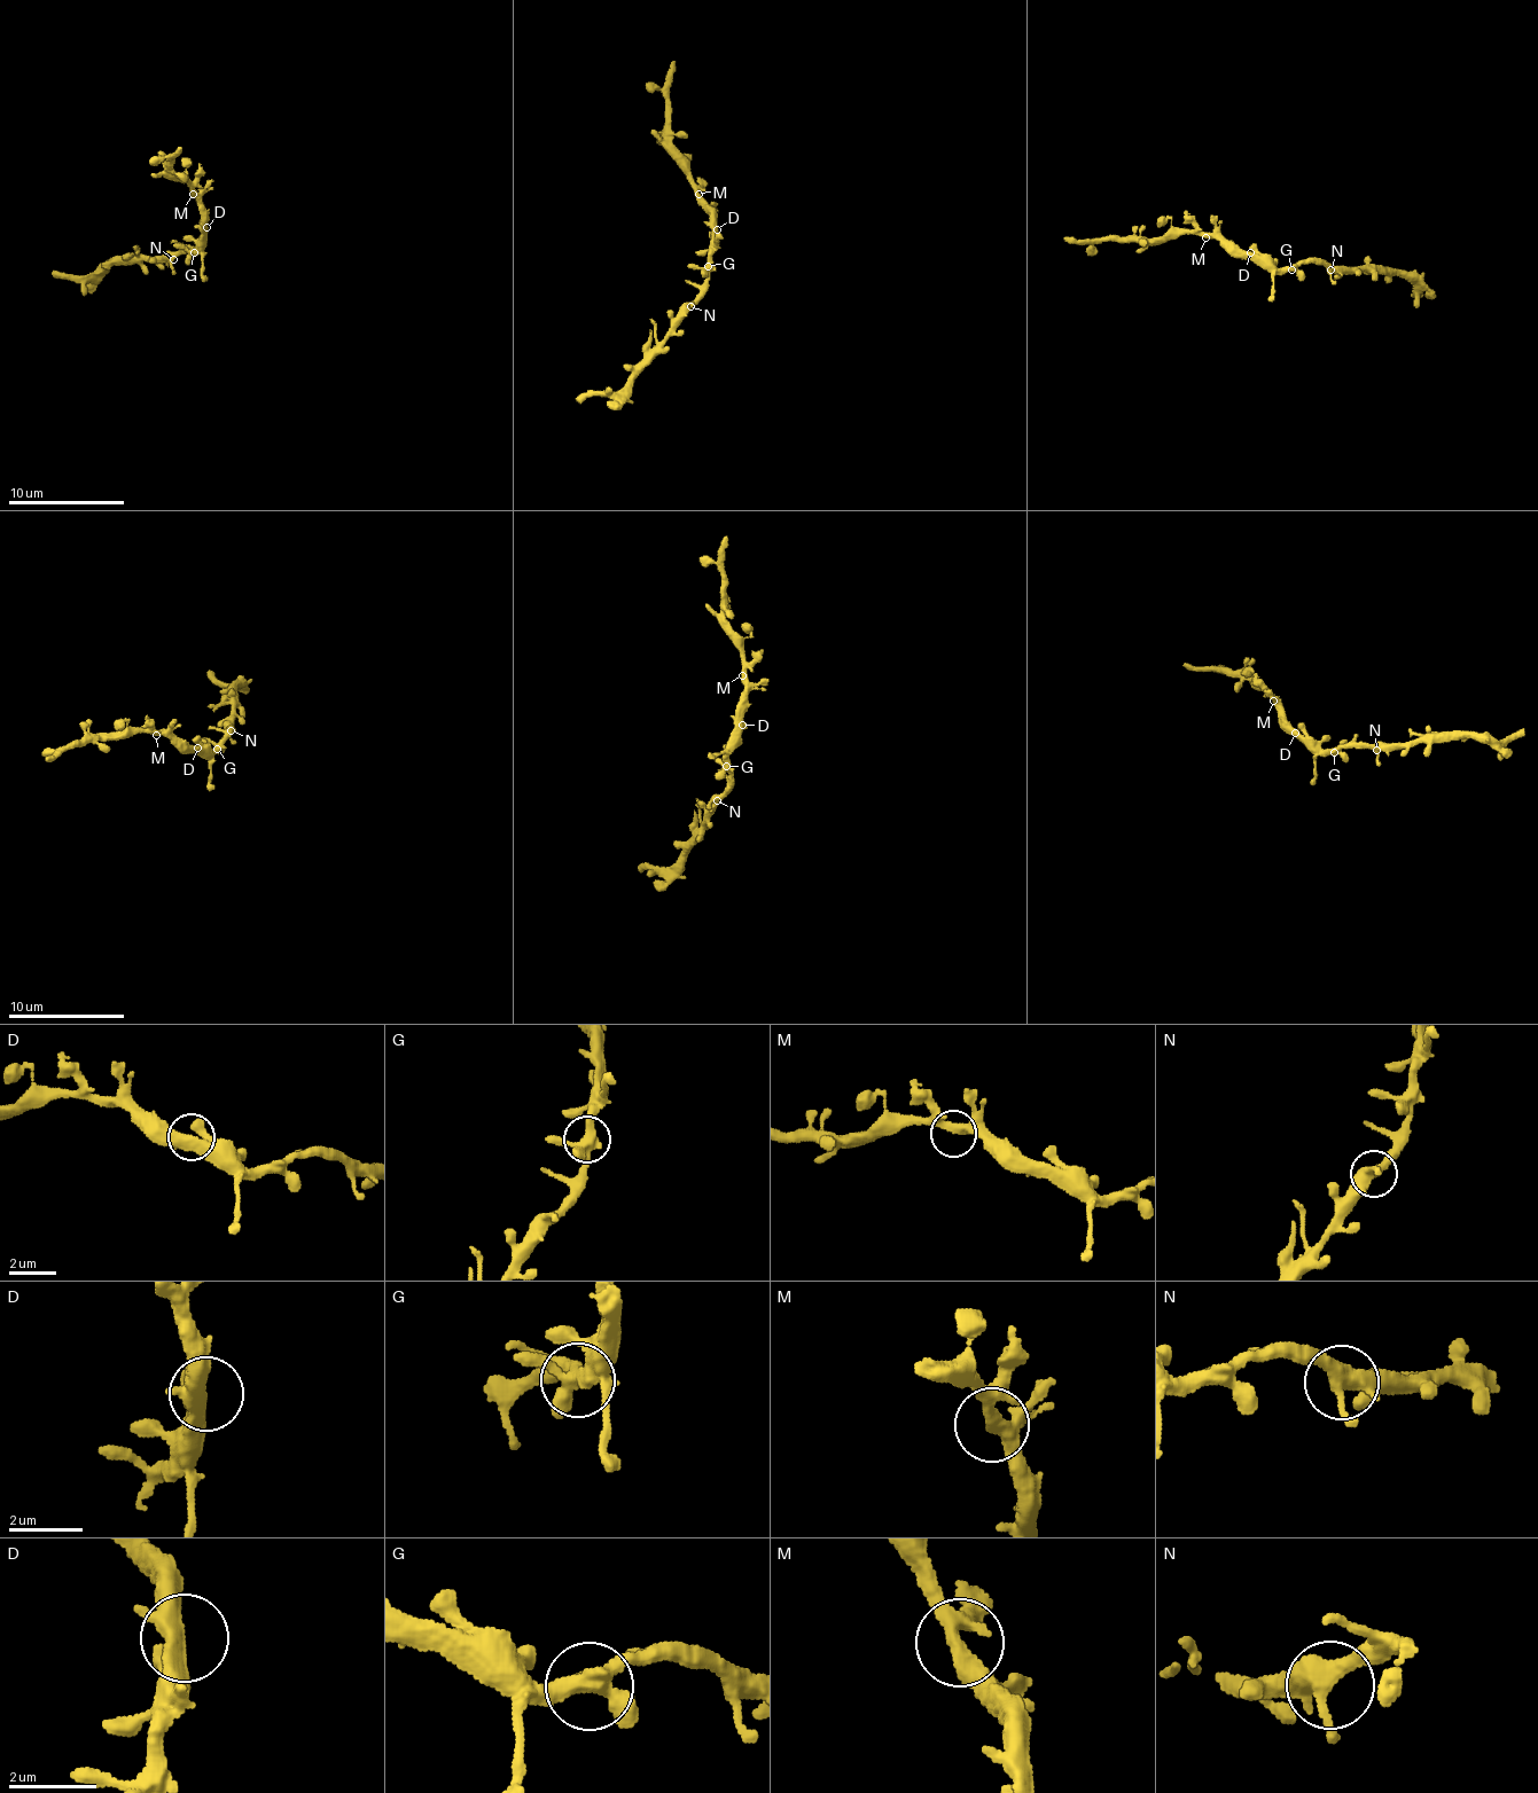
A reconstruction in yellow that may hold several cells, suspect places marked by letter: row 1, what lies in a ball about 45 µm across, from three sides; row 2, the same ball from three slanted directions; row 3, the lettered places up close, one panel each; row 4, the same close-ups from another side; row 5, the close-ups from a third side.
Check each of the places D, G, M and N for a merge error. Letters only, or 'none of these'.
none of these

